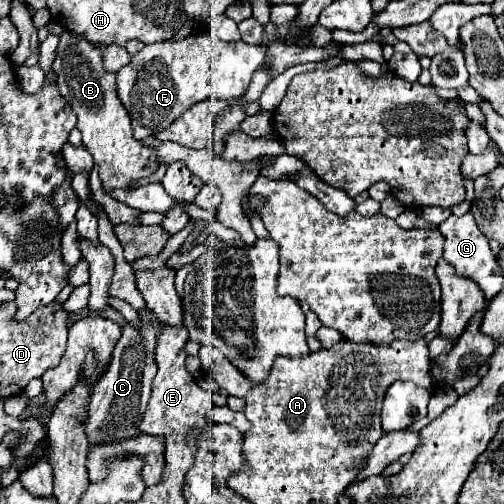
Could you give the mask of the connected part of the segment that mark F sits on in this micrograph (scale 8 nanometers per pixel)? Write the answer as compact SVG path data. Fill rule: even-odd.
M192 34L180 42L164 40L144 46L142 52L132 56L132 62L116 72L118 96L132 118L134 138L144 140L168 128L192 104L216 96L230 100L244 94L252 72L266 56L264 46L236 44L216 40L212 34Z

